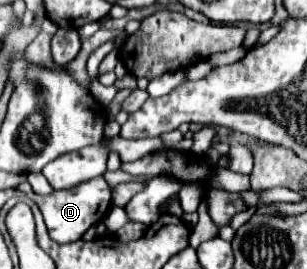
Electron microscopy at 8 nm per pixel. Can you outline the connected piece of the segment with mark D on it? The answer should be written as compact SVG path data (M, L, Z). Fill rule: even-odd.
M95 177L89 179L81 185L75 185L71 189L63 189L63 191L53 191L49 195L31 195L31 199L37 203L37 207L41 209L43 217L45 217L45 225L49 231L49 237L53 241L59 243L69 243L69 241L77 241L83 237L83 233L95 225L101 223L105 213L111 207L111 191L109 185L103 177Z

